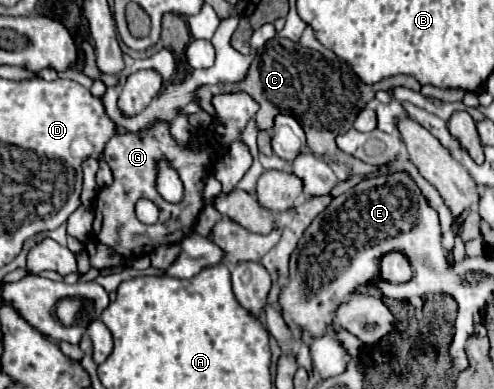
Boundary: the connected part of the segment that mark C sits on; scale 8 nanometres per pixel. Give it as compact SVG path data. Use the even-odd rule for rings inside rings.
M274 37L262 49L256 51L256 57L250 65L250 73L246 75L246 81L236 81L234 85L204 85L202 89L196 89L194 97L200 109L214 117L214 109L210 105L212 95L226 93L226 91L244 91L260 105L256 113L258 129L270 129L276 117L276 107L284 107L284 111L290 113L304 129L308 147L316 157L344 163L348 165L352 175L368 175L372 171L378 171L378 167L370 167L350 155L344 155L336 147L336 137L340 131L346 131L354 123L356 115L366 107L366 103L376 95L376 91L380 89L388 91L396 85L404 85L416 93L420 93L420 87L422 87L410 75L396 75L396 77L382 79L374 85L366 85L344 61L328 61L318 51L304 49L300 43Z

